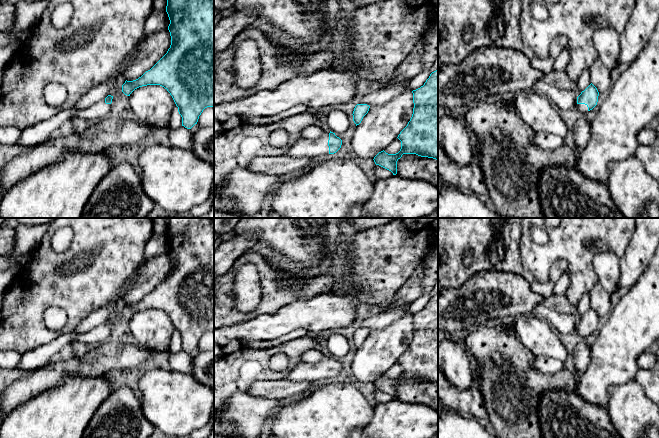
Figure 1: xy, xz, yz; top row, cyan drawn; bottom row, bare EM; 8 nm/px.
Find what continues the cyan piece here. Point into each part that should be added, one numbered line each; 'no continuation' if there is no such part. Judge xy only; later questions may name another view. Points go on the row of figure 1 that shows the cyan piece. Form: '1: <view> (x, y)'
1: xy (97, 111)

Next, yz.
1: yz (582, 108)

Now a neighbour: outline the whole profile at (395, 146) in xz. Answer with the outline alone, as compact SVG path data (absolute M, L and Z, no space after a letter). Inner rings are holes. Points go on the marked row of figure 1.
M397 138L395 139L384 151L388 154L396 154L401 149L401 141Z

